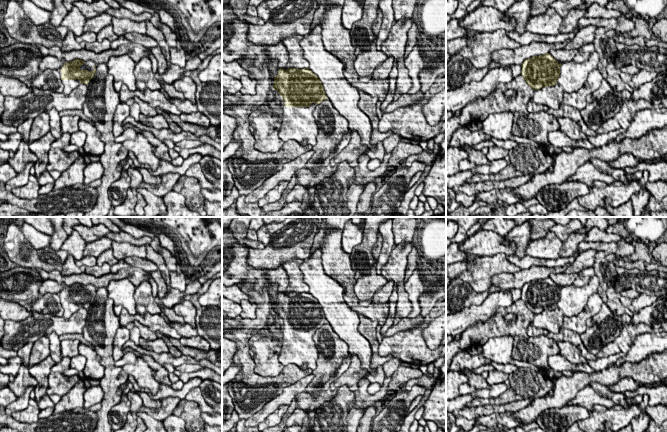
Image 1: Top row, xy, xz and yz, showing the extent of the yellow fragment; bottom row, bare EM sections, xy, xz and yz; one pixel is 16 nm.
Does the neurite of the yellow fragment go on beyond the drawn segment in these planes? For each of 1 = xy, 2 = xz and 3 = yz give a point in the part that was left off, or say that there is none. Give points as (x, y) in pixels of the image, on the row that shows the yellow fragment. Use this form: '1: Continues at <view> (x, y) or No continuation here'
1: Continues at xy (69, 85)
2: Continues at xz (298, 123)
3: Continues at yz (573, 75)

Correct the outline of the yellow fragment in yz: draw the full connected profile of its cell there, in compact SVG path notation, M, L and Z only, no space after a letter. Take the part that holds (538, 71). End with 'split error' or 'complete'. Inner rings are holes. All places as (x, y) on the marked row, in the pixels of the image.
M596 51L582 63L574 60L558 62L550 53L546 53L526 59L521 65L521 75L533 90L557 84L564 92L572 93L583 87L589 73L598 68L599 61Z; split error

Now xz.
M280 68L278 74L274 77L273 89L277 90L282 96L283 103L282 126L278 134L279 138L284 142L295 140L302 143L306 140L307 144L316 145L319 128L313 116L313 111L318 104L328 99L318 76L309 68L290 68L288 70Z; split error

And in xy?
M75 59L65 62L60 68L60 76L63 83L63 93L69 95L80 84L86 84L96 73L96 63L93 61L82 61Z; split error

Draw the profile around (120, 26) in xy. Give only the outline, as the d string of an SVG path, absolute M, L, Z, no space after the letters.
M112 17L112 27L113 31L118 36L124 36L126 33L136 32L139 34L146 34L146 23L142 22L134 22L129 19L120 19L116 17Z

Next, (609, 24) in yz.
M582 17L578 21L578 24L581 25L582 27L588 26L588 25L594 25L597 27L603 27L606 31L609 30L615 30L617 25L618 25L618 20L617 18L586 18Z

